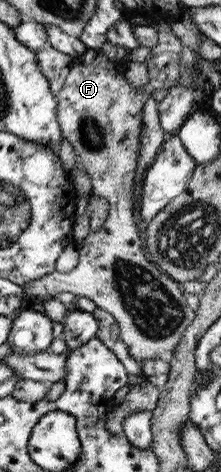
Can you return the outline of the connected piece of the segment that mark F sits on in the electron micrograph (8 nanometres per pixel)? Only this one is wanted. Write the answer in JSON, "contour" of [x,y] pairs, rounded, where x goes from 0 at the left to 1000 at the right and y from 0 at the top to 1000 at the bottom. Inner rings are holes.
{"contour":[[[385,102],[317,129],[312,155],[249,201],[253,258],[281,292],[321,307],[357,352],[398,369],[412,411],[475,419],[493,447],[457,481],[430,489],[407,487],[353,519],[353,553],[330,572],[299,578],[244,572],[167,591],[140,591],[131,600],[104,600],[100,612],[104,621],[167,633],[186,633],[199,623],[249,627],[271,619],[403,631],[434,650],[475,657],[529,680],[538,718],[566,729],[584,752],[643,780],[647,763],[724,758],[738,744],[778,746],[828,710],[828,697],[882,672],[882,661],[837,642],[814,604],[647,544],[638,508],[602,470],[597,396],[629,307],[624,282],[647,269],[643,227],[670,203],[683,203],[688,189],[602,189],[557,167],[561,148],[561,136],[475,125],[466,110],[412,102]]]}

